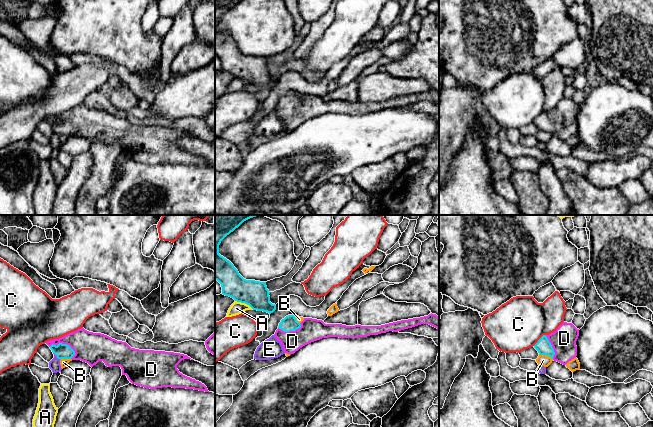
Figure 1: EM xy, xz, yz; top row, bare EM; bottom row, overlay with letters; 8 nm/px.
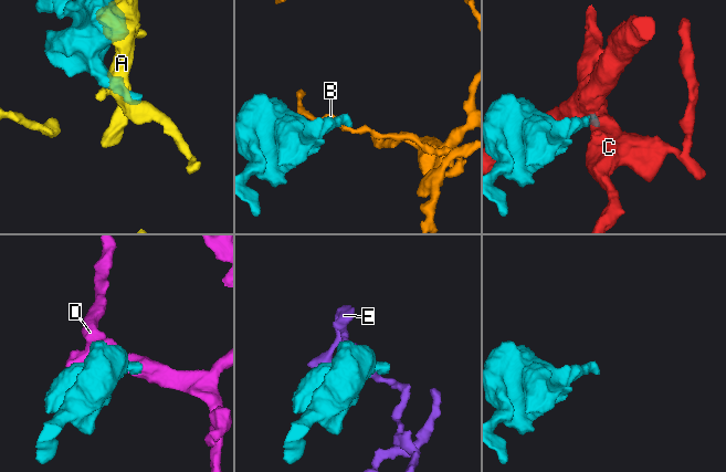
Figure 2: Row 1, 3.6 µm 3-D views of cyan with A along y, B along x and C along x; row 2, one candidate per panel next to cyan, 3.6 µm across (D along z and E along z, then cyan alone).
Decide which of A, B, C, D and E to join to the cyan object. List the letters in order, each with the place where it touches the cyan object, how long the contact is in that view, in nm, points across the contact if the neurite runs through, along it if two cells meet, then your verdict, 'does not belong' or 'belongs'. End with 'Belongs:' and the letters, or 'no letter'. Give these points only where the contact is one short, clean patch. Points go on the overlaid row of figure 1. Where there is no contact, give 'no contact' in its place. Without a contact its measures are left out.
A: meets cyan in xz at (244, 302); contact 160 nm long; border along xz (235, 300), (246, 303), (252, 308); does not belong
B: meets cyan in yz at (546, 355); contact 120 nm long; border along yz (539, 353), (548, 355), (552, 359); does not belong
C: meets cyan in yz at (539, 339); contact 140 nm long; border along yz (545, 334), (533, 345); does not belong
D: meets cyan in xy at (63, 344); contact 220 nm long; runs through xy (63, 351), (63, 344), (89, 347); belongs
E: meets cyan in xy at (58, 358); contact 40 nm long; border along xy (56, 357), (60, 359); does not belong
Belongs: D

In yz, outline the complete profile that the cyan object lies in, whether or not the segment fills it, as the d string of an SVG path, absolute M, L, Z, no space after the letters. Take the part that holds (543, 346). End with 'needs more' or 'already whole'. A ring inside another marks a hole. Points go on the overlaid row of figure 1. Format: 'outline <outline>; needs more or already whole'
outline M563 322L555 332L543 335L534 348L540 355L551 357L563 365L576 358L576 341L579 336L579 329L572 323Z; needs more

